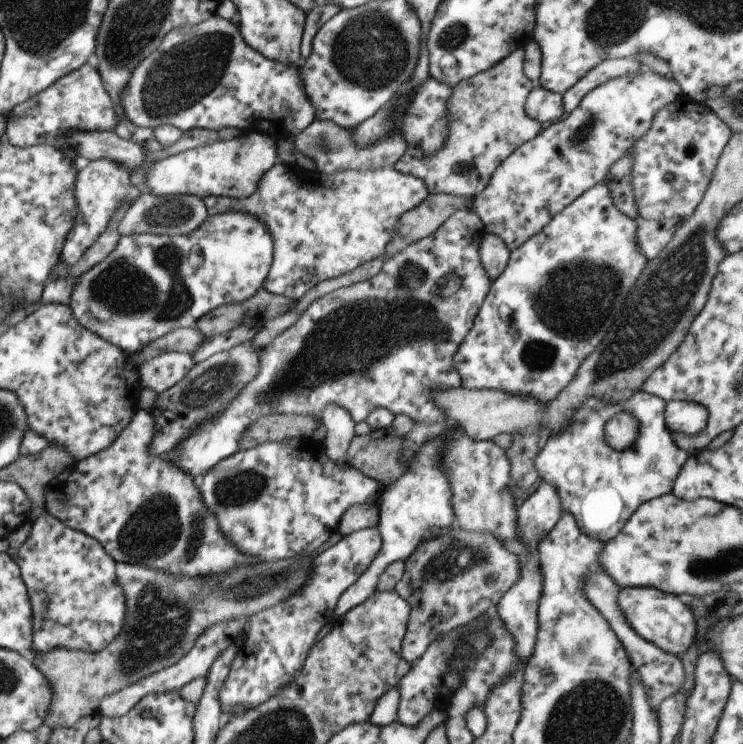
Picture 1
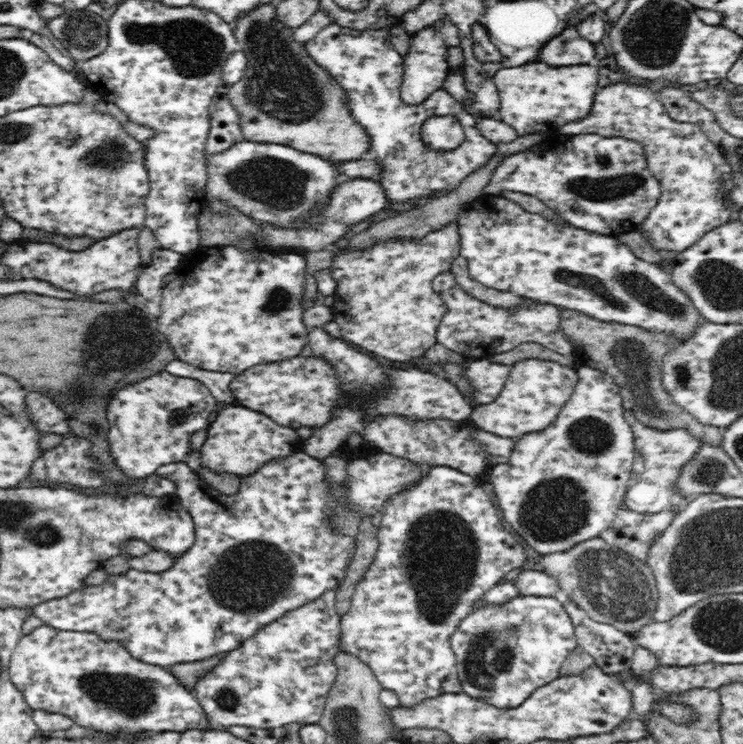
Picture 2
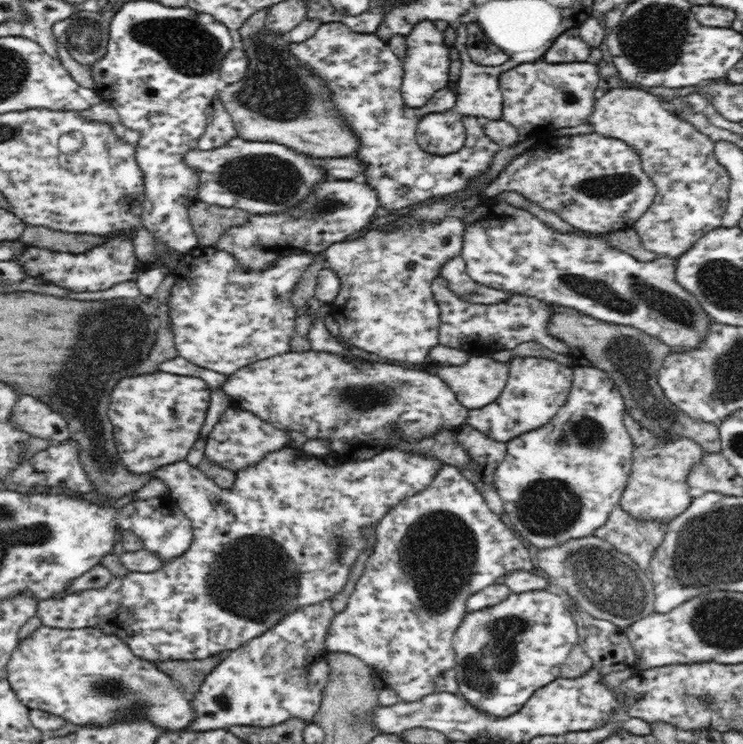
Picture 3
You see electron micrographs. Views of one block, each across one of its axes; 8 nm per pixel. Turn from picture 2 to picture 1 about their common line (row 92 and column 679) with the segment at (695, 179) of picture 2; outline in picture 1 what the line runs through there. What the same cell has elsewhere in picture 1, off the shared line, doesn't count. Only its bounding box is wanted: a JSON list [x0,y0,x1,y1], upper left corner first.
[617,588,695,655]

